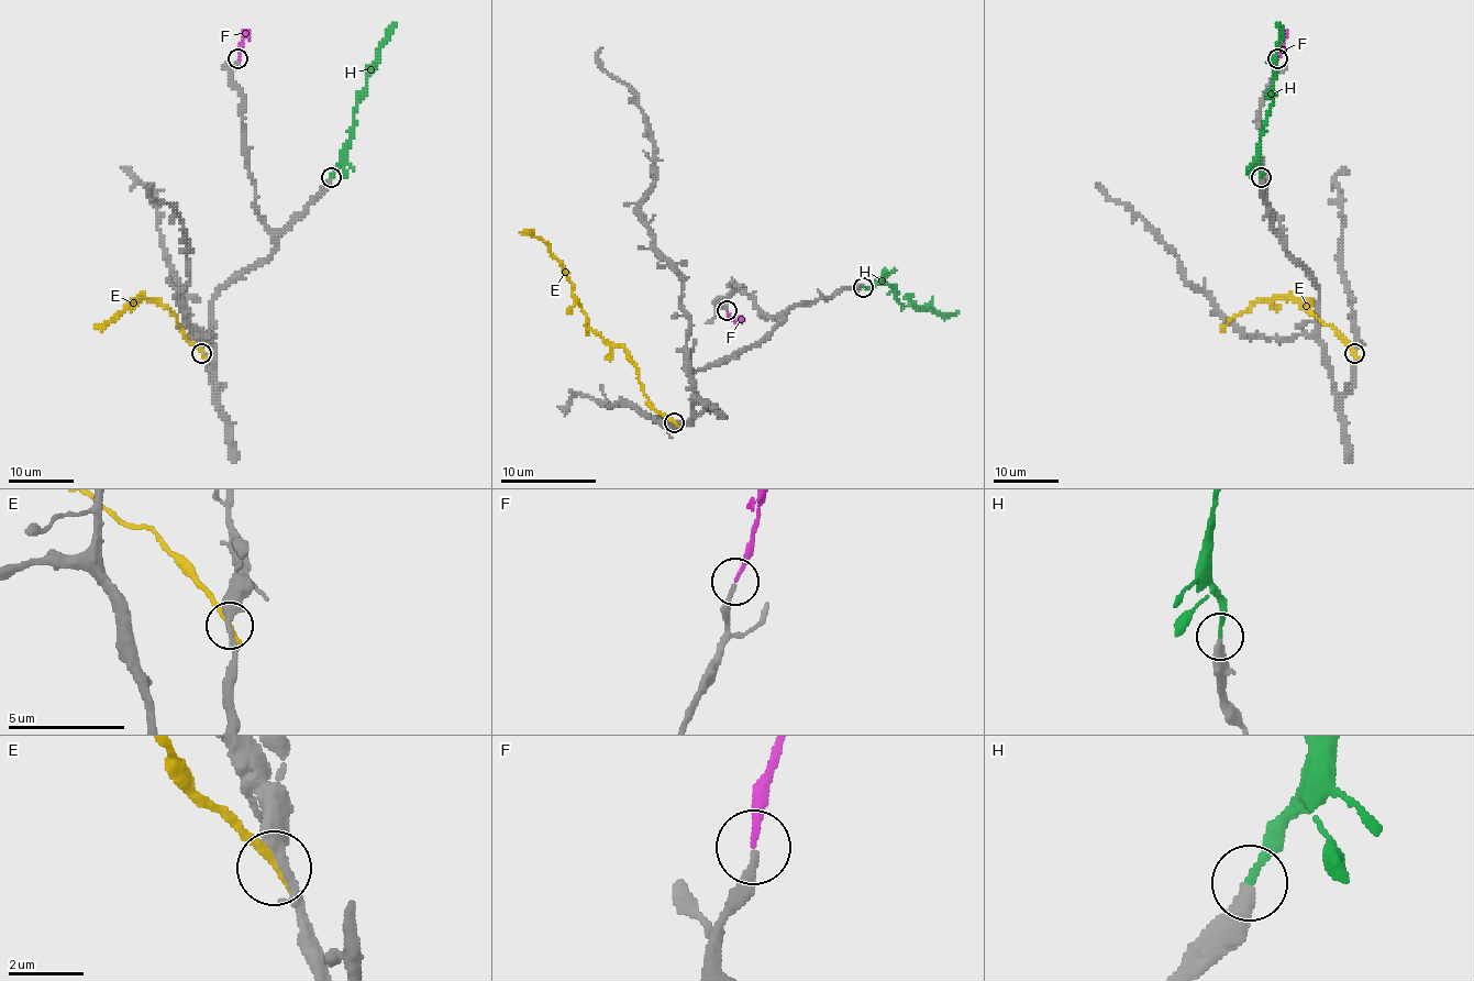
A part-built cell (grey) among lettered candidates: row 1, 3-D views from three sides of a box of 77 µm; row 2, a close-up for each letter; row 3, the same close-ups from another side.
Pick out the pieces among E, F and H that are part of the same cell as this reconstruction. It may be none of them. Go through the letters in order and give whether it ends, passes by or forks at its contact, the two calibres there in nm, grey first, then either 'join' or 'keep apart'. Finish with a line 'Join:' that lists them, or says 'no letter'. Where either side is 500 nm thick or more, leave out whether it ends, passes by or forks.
E: it ends | 360/260 nm | keep apart
F: it ends | 240/140 nm | join
H: it ends | 400/190 nm | join
Join: F, H

